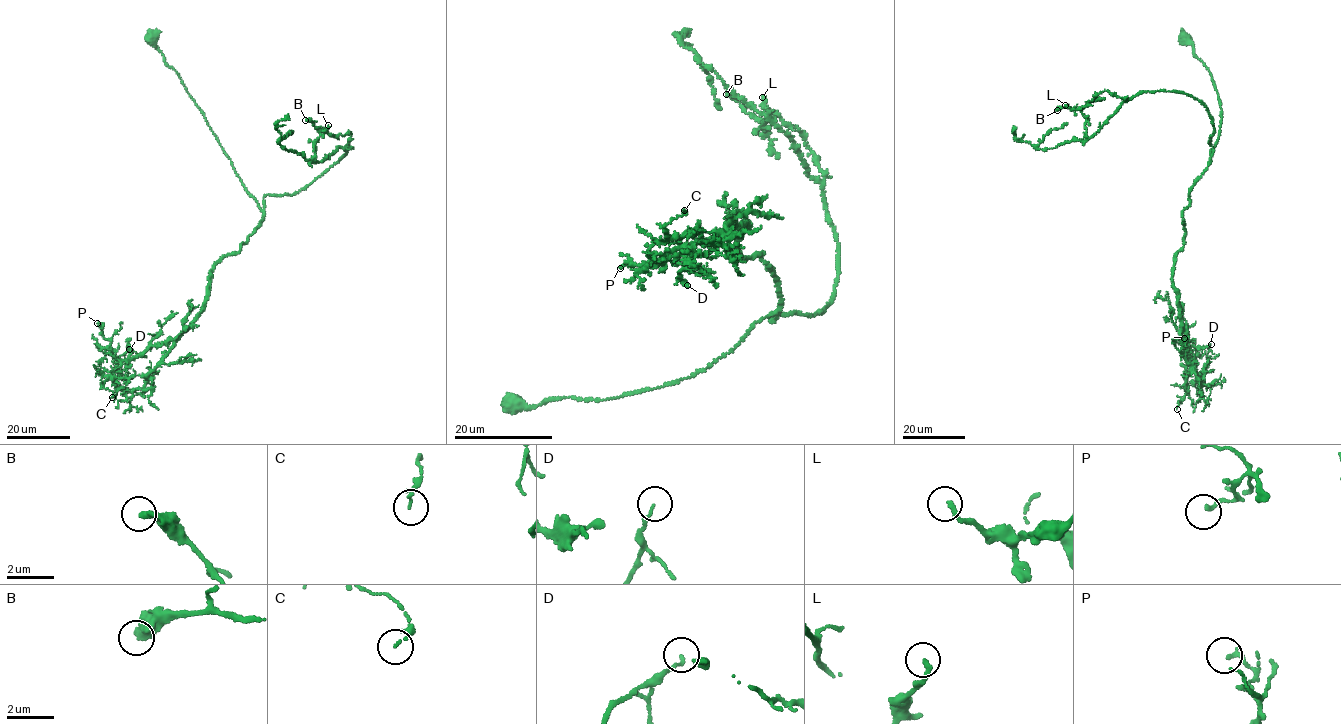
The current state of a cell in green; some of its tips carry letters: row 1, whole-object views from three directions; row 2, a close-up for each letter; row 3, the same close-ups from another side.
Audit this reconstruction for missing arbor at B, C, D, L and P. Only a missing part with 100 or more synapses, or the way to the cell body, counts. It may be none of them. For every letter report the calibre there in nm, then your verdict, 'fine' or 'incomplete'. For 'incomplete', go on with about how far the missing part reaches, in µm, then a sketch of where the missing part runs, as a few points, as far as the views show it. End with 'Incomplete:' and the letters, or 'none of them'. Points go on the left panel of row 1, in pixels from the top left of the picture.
B: 340 nm | fine
C: 120 nm | fine
D: 110 nm | fine
L: 200 nm | fine
P: 180 nm | fine
Incomplete: none of them

